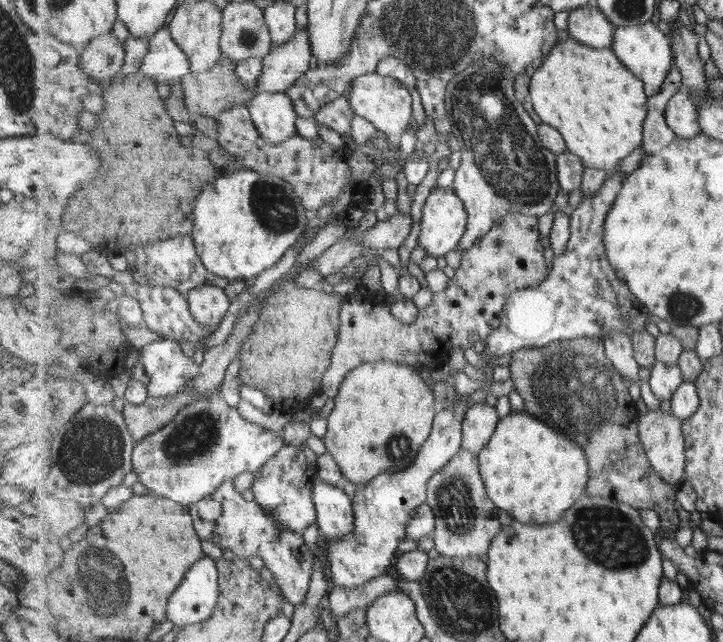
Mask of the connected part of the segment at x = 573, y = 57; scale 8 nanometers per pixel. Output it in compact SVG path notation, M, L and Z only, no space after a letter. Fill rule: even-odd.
M570 37L560 41L531 76L529 88L530 110L565 136L568 151L581 158L586 169L600 169L609 173L617 170L625 158L644 144L644 123L648 118L649 98L645 83L621 62L612 47L598 49L585 46Z

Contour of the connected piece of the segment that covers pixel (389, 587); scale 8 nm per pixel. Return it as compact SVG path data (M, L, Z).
M389 574L378 576L358 588L334 587L329 593L330 610L335 619L347 617L352 611L367 610L377 598L393 591L399 591L398 580Z

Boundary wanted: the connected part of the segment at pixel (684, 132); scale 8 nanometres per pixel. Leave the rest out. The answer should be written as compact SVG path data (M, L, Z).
M686 91L671 98L666 109L667 125L676 137L693 138L702 133L698 120L698 108Z

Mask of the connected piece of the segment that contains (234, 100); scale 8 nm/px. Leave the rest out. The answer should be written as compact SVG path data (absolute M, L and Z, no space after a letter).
M222 55L214 70L205 73L191 71L187 76L182 78L181 84L184 89L186 110L191 116L202 115L203 117L210 117L216 120L225 110L249 104L255 98L251 87L245 86L239 80L239 76L235 72L237 64L237 61L233 61L231 58Z

